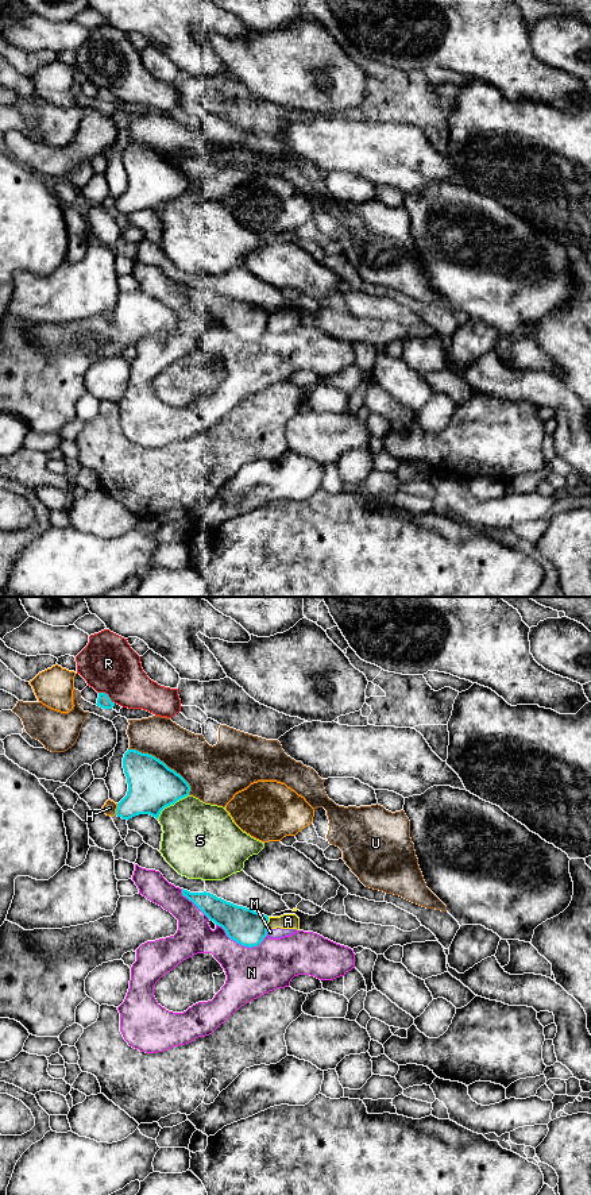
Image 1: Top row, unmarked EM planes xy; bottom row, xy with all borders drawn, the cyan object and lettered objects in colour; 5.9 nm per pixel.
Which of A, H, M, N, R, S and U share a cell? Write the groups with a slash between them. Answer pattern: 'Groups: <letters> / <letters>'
Groups: A M / H / N / R / S / U

